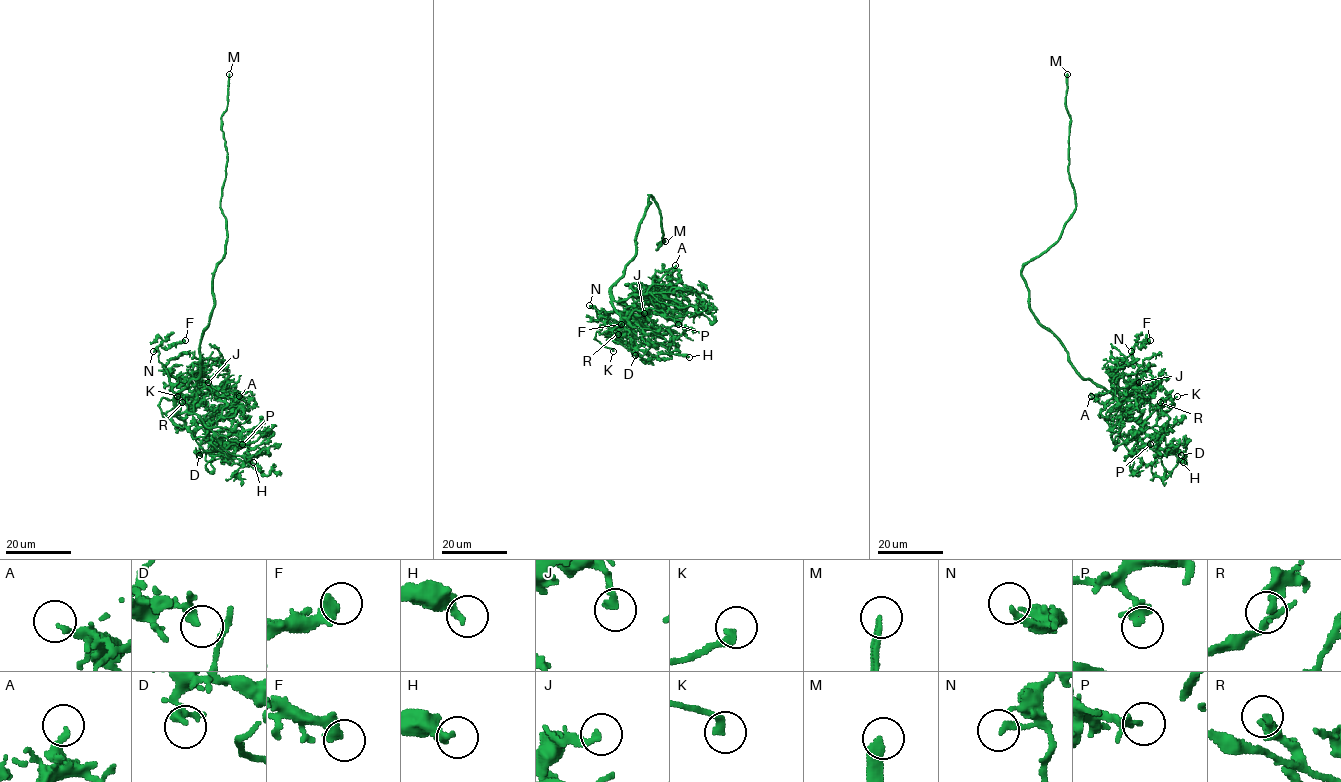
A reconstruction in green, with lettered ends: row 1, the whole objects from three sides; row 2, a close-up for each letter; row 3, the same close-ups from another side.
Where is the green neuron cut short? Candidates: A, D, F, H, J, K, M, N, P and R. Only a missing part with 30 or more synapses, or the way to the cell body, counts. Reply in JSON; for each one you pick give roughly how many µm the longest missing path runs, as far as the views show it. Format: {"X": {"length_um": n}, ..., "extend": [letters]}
{"J": {"length_um": 6}, "K": {"length_um": 5}, "M": {"length_um": 60}, "P": {"length_um": 9}, "extend": ["J", "K", "M", "P"]}

